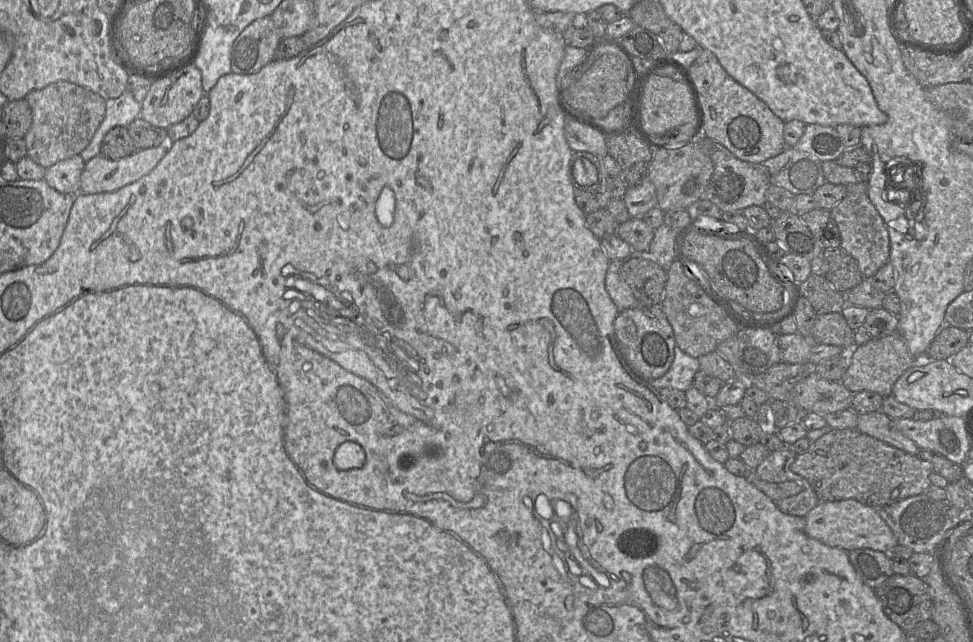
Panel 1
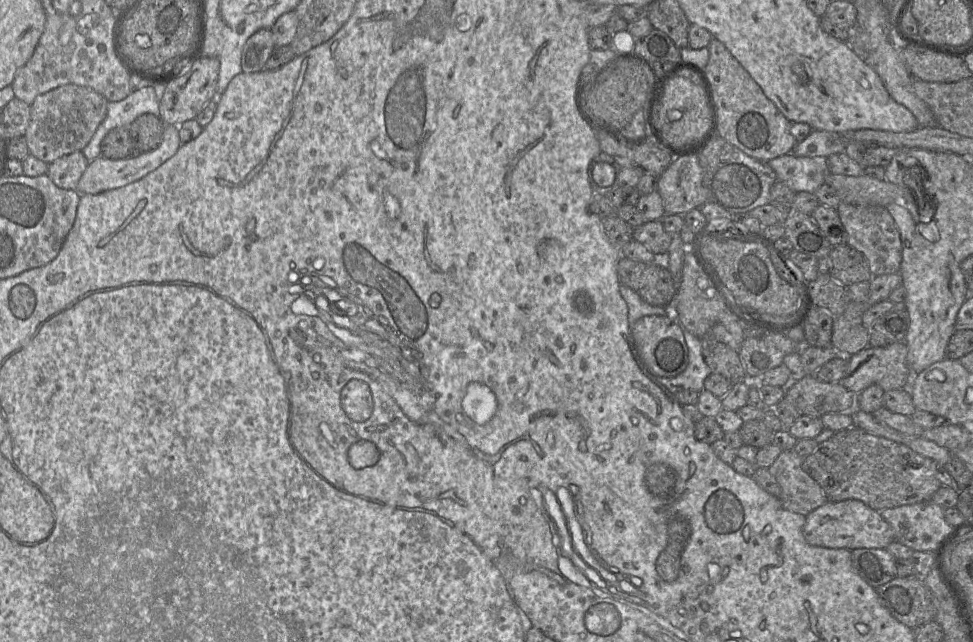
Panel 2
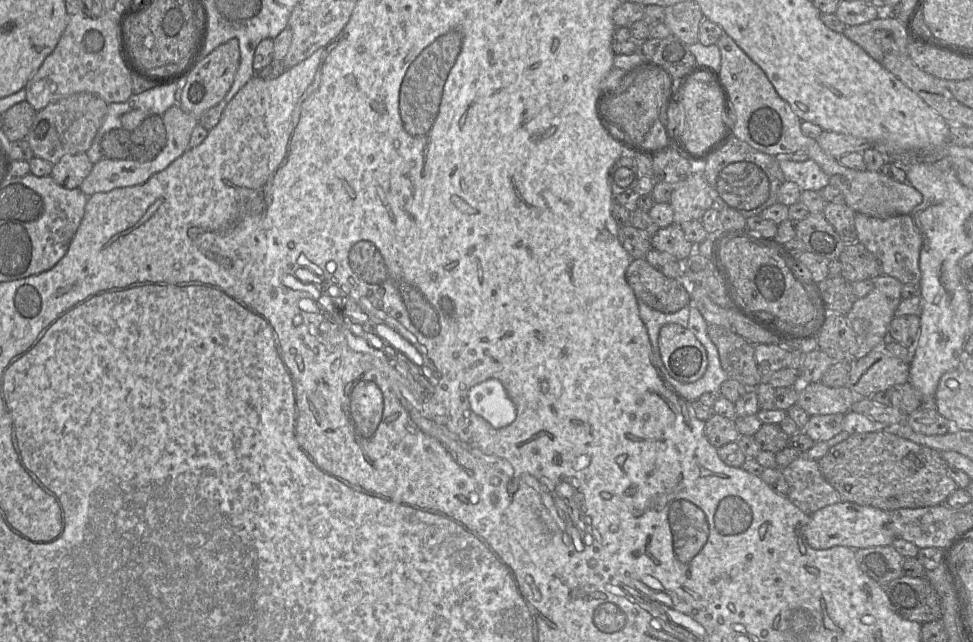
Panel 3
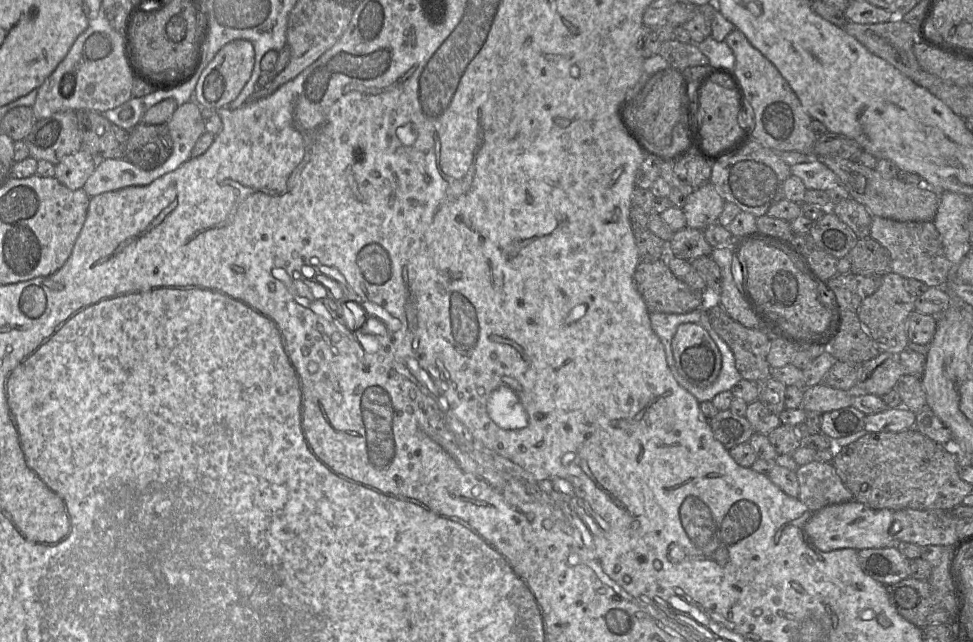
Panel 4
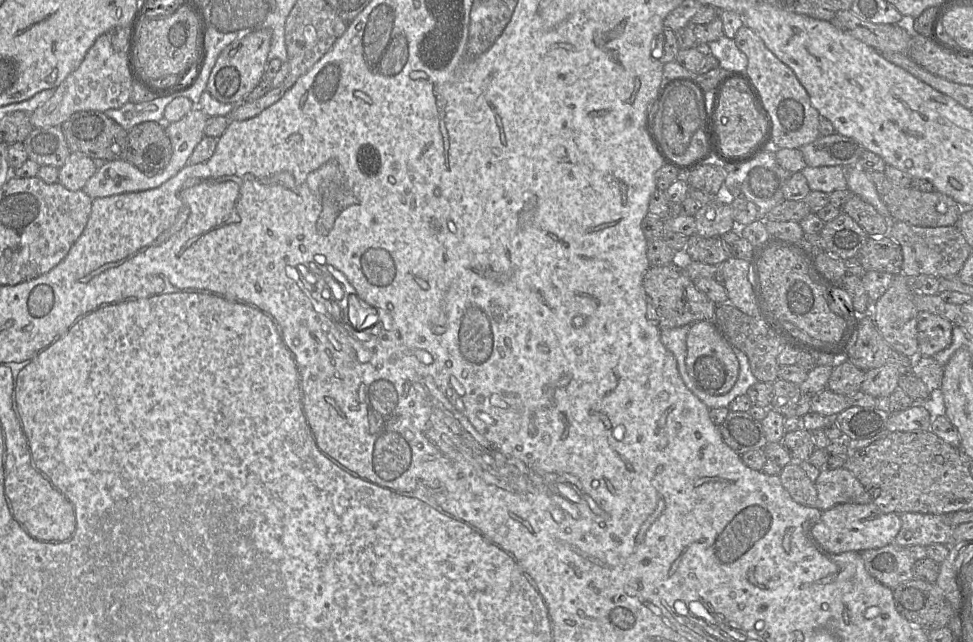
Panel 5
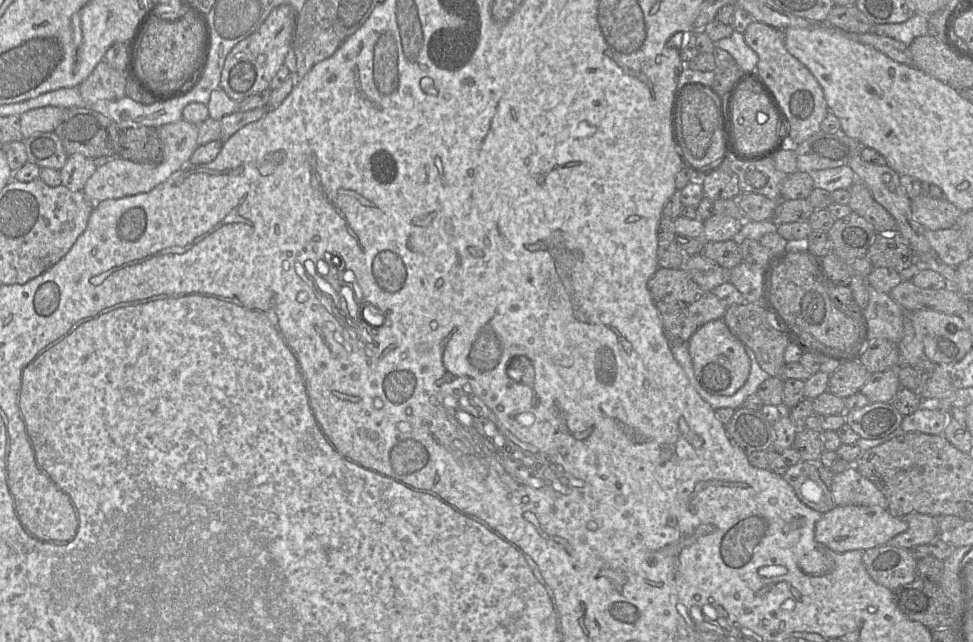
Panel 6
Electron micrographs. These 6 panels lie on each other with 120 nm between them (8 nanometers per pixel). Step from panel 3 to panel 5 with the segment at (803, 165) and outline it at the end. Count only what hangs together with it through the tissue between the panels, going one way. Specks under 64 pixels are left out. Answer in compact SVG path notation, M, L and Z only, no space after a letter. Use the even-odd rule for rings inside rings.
M806 166L801 173L812 191L830 194L835 190L848 188L846 171L842 166Z

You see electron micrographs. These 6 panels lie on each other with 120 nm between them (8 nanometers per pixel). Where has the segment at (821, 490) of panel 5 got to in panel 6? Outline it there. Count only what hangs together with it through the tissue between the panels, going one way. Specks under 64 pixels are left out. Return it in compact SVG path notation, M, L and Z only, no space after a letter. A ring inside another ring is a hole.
M853 465L844 472L834 474L830 491L835 506L888 507L883 493Z

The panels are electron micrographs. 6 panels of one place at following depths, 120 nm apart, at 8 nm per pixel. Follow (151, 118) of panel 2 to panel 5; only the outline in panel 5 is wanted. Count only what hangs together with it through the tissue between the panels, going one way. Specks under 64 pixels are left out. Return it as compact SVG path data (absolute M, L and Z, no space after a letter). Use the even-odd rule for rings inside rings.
M145 121L127 132L121 159L144 174L160 174L170 163L172 144L165 122Z

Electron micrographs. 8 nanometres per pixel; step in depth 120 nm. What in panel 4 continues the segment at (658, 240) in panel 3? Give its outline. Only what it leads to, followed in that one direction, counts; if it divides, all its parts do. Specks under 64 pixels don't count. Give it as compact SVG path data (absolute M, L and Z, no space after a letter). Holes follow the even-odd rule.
M687 226L675 231L667 243L667 251L670 254L687 261L701 256L710 256L713 249L705 239L703 230Z

